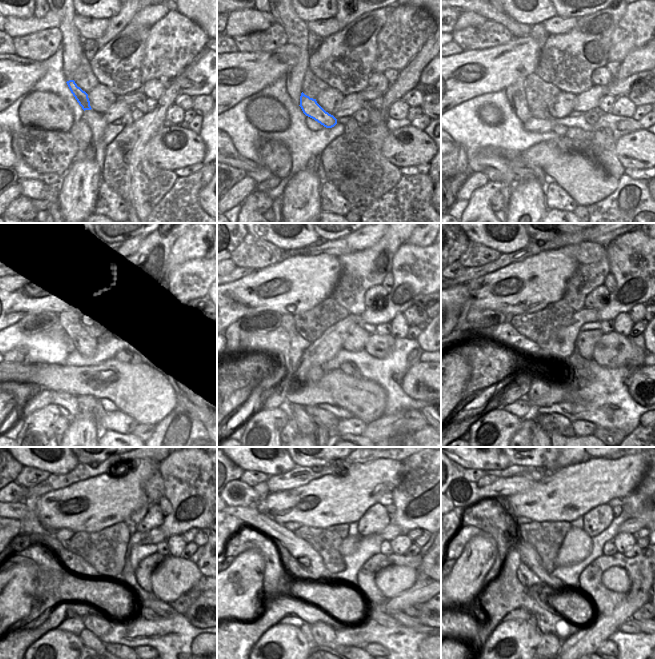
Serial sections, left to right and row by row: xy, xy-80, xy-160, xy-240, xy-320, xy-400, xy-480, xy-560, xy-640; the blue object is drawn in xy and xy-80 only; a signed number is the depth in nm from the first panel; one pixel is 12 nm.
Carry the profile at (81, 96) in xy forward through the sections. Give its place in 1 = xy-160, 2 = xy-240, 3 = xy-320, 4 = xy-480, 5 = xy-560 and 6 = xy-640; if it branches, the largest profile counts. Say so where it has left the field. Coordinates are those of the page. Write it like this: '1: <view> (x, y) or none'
1: xy-160 (560, 130)
2: xy-240 (120, 356)
3: xy-320 (349, 368)
4: xy-480 (165, 610)
5: xy-560 (408, 621)
6: xy-640 (644, 625)

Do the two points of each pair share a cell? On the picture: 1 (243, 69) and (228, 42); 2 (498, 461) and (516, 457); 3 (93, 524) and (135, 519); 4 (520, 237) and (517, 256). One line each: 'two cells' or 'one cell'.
1: two cells
2: two cells
3: two cells
4: two cells

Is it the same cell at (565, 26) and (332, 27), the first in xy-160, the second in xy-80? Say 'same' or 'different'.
same

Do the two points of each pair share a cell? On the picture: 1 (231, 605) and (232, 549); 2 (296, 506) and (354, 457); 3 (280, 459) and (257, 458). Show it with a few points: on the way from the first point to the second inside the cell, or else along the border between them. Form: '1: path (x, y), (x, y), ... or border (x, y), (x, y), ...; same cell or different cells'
1: border (248, 537), (235, 558); different cells
2: border (365, 461), (345, 463), (340, 460), (336, 464); different cells
3: path (274, 459), (263, 459); same cell

